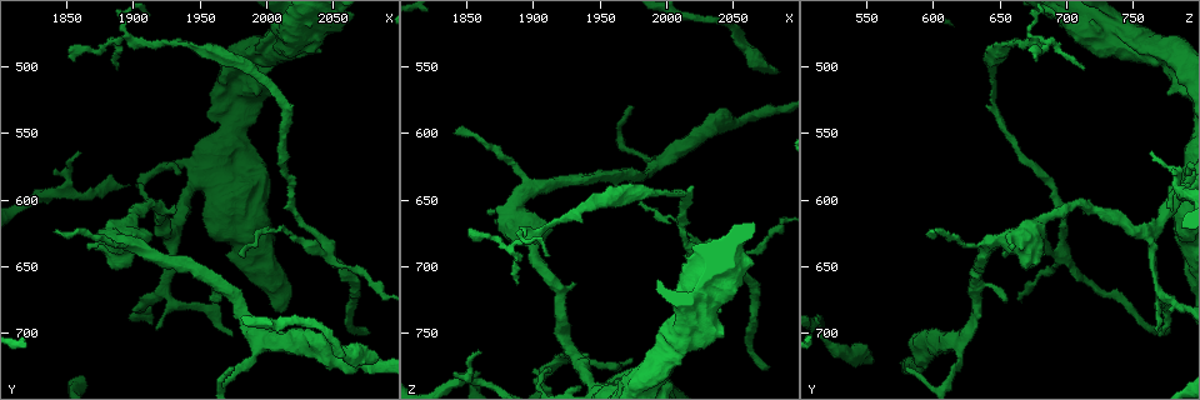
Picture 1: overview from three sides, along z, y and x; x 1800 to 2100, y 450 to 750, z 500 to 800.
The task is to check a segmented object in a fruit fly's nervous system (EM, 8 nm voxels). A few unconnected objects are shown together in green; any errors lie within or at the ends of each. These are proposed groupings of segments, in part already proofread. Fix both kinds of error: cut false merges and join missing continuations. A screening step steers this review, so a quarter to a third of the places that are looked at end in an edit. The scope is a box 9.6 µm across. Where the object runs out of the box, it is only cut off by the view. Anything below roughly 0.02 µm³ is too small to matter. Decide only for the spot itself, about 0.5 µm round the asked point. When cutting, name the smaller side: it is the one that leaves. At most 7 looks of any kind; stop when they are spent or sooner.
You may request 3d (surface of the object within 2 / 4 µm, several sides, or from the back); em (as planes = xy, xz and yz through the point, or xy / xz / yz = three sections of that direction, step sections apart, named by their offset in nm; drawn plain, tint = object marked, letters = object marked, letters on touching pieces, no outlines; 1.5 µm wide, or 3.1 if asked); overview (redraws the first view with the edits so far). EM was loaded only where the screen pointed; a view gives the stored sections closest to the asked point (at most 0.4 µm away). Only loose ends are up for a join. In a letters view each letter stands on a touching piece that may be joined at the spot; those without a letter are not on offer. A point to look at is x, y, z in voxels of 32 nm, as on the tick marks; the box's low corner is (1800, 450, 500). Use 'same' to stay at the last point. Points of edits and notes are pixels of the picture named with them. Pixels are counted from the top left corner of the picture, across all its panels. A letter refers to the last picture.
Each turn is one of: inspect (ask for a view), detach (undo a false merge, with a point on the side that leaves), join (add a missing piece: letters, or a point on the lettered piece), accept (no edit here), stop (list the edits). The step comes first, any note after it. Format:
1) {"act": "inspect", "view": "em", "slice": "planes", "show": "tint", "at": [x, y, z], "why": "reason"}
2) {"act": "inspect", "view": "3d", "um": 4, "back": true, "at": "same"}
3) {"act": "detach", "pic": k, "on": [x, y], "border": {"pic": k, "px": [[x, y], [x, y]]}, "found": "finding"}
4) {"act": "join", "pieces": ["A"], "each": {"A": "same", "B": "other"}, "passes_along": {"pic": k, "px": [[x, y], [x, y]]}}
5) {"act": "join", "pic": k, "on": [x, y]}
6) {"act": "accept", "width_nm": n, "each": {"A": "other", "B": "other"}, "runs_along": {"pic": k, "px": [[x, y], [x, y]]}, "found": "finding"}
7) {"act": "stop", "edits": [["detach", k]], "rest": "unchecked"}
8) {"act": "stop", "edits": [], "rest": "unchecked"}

{"act": "inspect", "view": "3d", "um": 4, "at": [2076, 698, 776], "why": "long arm stops here"}

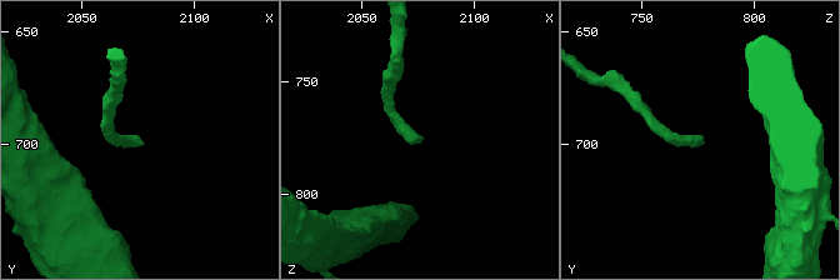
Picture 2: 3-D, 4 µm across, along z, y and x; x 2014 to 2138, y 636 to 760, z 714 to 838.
{"act": "inspect", "view": "em", "slice": "planes", "show": "letters", "at": [2078, 699, 778]}

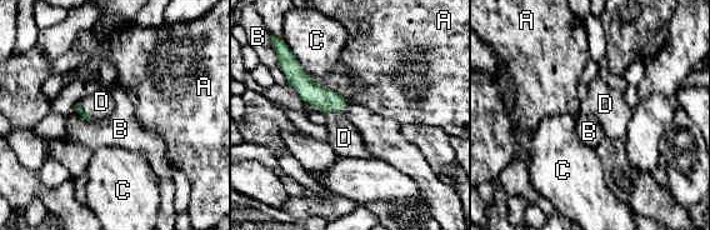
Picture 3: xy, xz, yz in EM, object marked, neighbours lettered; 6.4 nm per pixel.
{"act": "join", "pieces": ["D"], "each": {"A": "other", "B": "other", "C": "other", "D": "same"}, "passes_along": {"pic": 3, "px": [[85, 114], [84, 111], [100, 104]]}, "found": "it goes on there"}

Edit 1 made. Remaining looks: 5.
{"act": "inspect", "view": "3d", "um": 4, "at": [1976, 702, 768], "why": "branch stops here"}

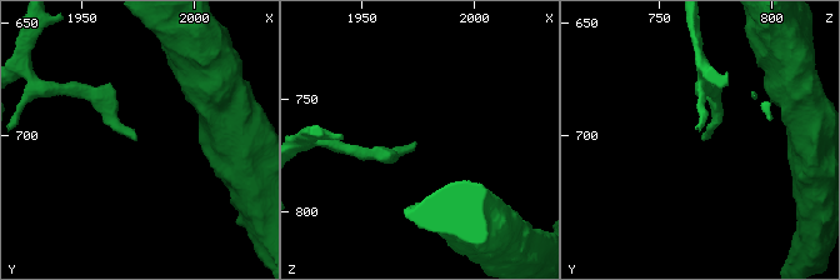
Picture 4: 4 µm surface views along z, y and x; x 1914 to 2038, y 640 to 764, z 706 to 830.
{"act": "inspect", "view": "em", "slice": "planes", "show": "tint", "at": [1975, 702, 770], "why": "now the EM"}

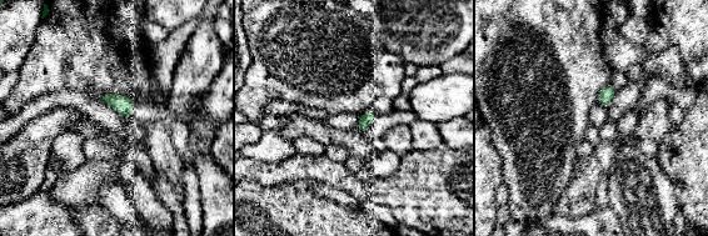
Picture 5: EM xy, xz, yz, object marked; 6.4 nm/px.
{"act": "inspect", "view": "em", "slice": "planes", "show": "letters", "at": "same", "why": "what lies round it"}

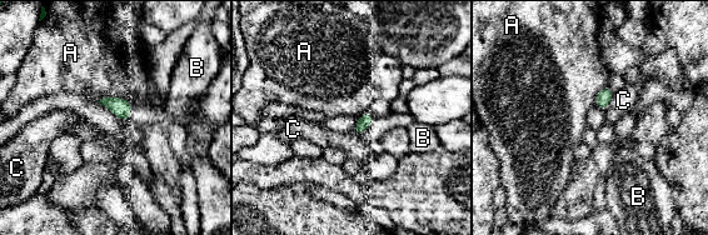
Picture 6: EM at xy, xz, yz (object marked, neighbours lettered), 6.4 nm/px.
{"act": "accept", "longest_contact_nm": ["A", 200], "each": {"A": "other", "B": "other", "C": "other"}, "found": "no lettered piece goes on from it"}

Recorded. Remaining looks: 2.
{"act": "inspect", "view": "em", "um": 3.1, "slice": "planes", "show": "letters", "at": [1842, 622, 602], "why": "branch stops here"}

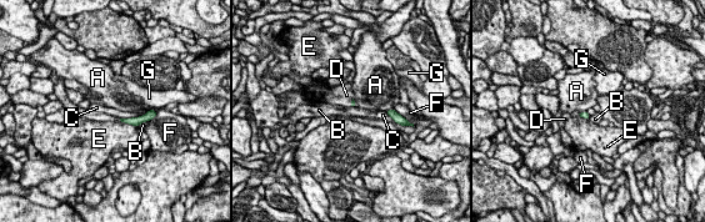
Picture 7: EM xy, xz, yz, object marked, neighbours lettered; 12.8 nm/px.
{"act": "join", "pieces": ["D"], "each": {"A": "other", "B": "other", "C": "other", "D": "same", "E": "other", "F": "other", "G": "other"}, "passes_along": {"pic": 7, "px": [[584, 114], [579, 114], [575, 114]]}, "found": "it goes on there"}

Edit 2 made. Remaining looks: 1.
{"act": "stop", "edits": [["join", 3], ["join", 7]], "rest": "unchecked"}

